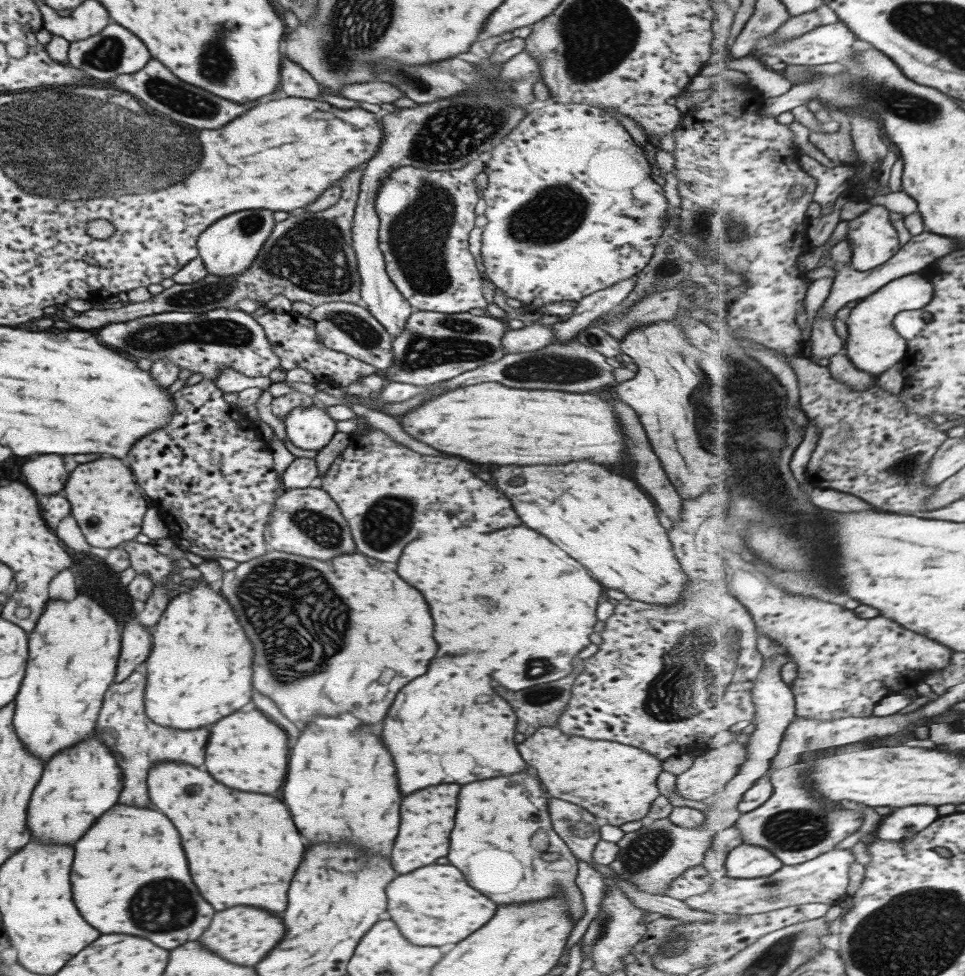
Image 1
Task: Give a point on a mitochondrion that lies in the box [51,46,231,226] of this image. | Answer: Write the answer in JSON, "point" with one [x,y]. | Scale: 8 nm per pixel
{"point":[186,102]}

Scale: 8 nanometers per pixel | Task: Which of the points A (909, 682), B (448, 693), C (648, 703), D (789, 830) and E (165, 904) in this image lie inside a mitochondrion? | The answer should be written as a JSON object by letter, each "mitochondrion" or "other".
{"A":"other","B":"other","C":"mitochondrion","D":"mitochondrion","E":"mitochondrion"}

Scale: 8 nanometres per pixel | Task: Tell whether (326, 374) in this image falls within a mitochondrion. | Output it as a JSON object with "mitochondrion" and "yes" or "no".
{"mitochondrion":"no"}

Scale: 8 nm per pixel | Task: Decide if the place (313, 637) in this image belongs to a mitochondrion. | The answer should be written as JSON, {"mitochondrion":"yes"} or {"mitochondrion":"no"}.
{"mitochondrion":"yes"}

